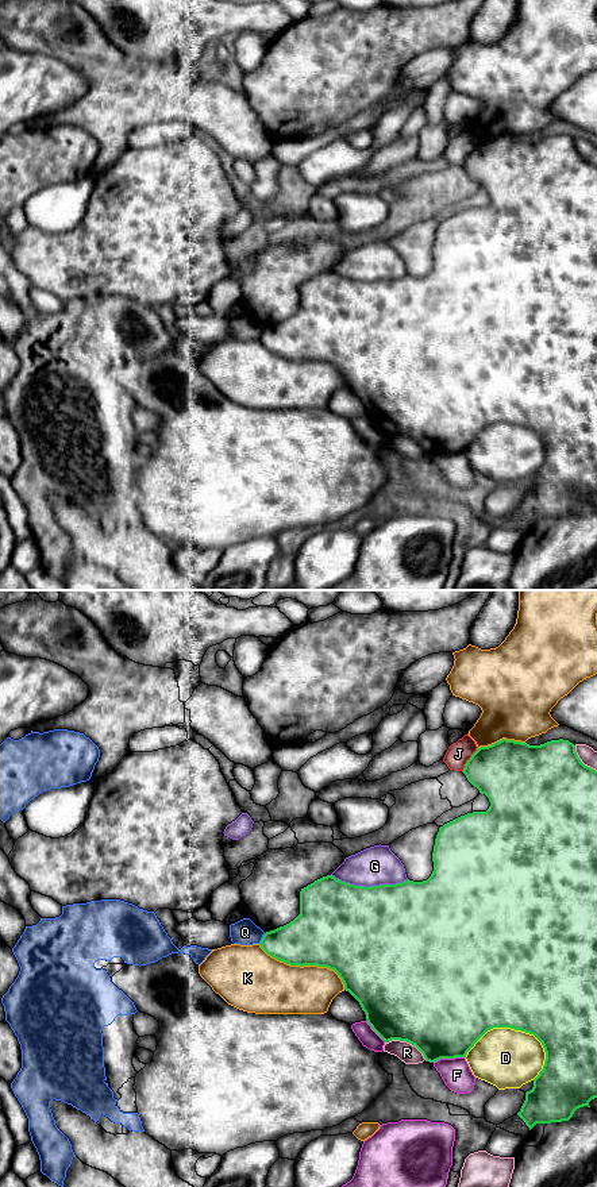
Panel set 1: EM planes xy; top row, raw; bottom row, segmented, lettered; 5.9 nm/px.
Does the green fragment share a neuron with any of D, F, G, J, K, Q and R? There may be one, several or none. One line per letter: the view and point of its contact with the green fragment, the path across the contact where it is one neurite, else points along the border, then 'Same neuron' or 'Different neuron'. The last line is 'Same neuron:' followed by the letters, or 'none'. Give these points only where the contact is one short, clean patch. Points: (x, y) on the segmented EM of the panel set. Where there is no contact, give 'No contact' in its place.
D: Touches green at xy (505, 1026). Different neuron
F: Touches green at xy (449, 1058). Different neuron
G: Touches green at xy (370, 886). Different neuron
J: Touches green at xy (469, 759). Different neuron
K: Touches green at xy (305, 964). Different neuron
Q: Touches green at xy (262, 939). Boundary: xy (265, 933), (258, 943). Different neuron
R: Touches green at xy (407, 1041). Different neuron
Same neuron: none

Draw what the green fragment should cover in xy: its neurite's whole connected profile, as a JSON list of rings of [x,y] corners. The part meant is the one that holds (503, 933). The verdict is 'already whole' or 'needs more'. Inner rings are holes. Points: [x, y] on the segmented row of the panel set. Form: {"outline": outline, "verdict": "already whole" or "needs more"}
{"outline": [[[502,739],[492,745],[477,748],[477,751],[465,764],[462,772],[466,775],[467,781],[479,790],[481,794],[485,794],[489,798],[490,806],[486,812],[467,813],[439,828],[432,852],[434,871],[427,880],[413,882],[407,879],[396,885],[365,887],[342,882],[332,875],[323,876],[301,889],[300,914],[289,924],[266,932],[259,945],[267,955],[289,966],[317,966],[334,970],[342,979],[344,990],[359,1002],[362,1010],[366,1014],[367,1024],[385,1043],[392,1040],[407,1041],[415,1045],[423,1053],[425,1061],[430,1063],[435,1063],[440,1059],[466,1057],[467,1052],[474,1047],[474,1044],[493,1028],[511,1028],[534,1034],[544,1048],[546,1060],[543,1070],[534,1079],[534,1087],[525,1092],[525,1101],[517,1113],[517,1115],[531,1130],[536,1124],[569,1121],[577,1109],[583,1106],[590,1107],[589,1102],[597,1098],[597,771],[581,762],[575,752],[575,745],[569,740],[559,739],[540,745],[529,745],[527,743]]], "verdict": "already whole"}

